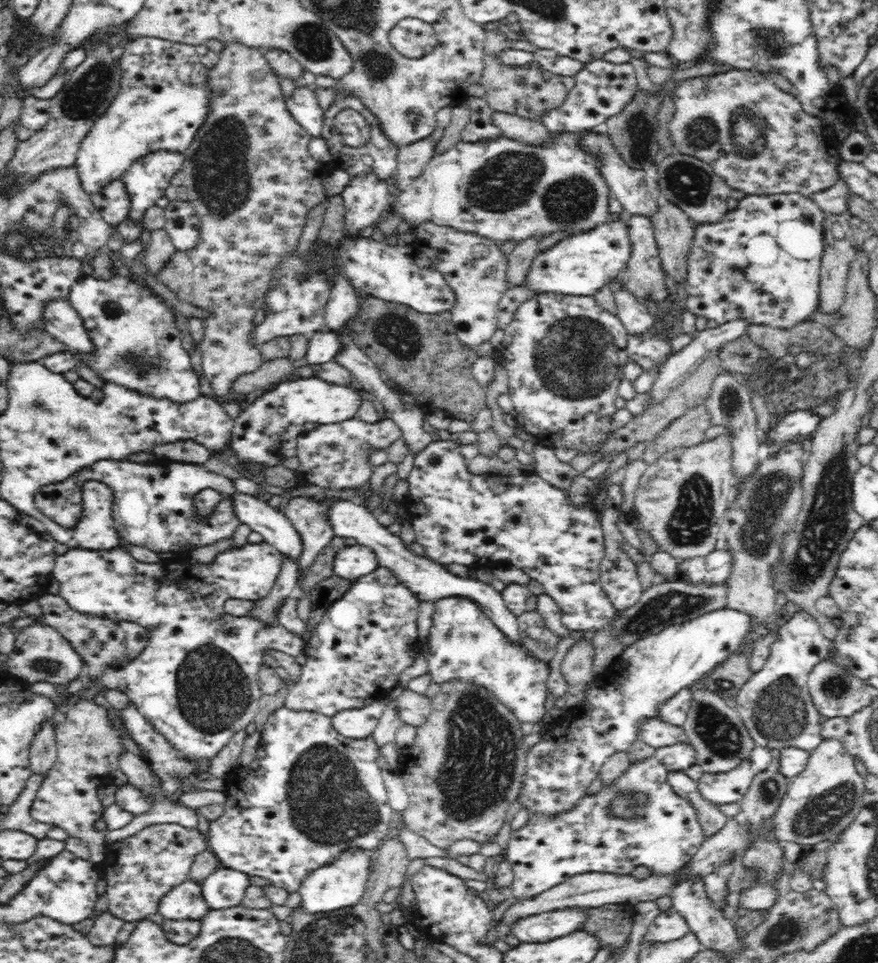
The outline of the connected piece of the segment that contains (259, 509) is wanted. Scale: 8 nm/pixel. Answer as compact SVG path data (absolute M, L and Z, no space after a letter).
M236 493L228 496L234 505L234 513L242 524L263 536L263 541L271 544L286 558L298 561L302 554L302 539L290 519L278 508L273 508L258 496Z

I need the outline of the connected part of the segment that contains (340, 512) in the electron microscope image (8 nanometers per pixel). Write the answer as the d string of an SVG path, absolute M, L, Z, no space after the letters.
M332 499L332 502L328 502L328 519L332 523L334 536L344 539L355 538L358 544L369 546L375 552L379 566L389 568L394 573L394 576L404 586L407 586L420 602L424 602L424 600L437 601L441 598L452 596L461 596L462 598L473 600L500 631L510 637L514 643L524 647L519 635L517 616L508 610L501 592L498 592L492 585L478 579L458 576L448 571L440 563L429 559L427 555L419 556L412 553L399 535L390 533L385 526L380 525L377 520L377 513L368 510L364 504L357 505L352 501L334 501Z

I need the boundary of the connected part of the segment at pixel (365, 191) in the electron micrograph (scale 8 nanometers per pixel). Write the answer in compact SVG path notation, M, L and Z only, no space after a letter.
M374 174L352 176L349 186L340 194L344 199L346 239L358 239L366 227L377 224L392 204L394 195L384 180Z

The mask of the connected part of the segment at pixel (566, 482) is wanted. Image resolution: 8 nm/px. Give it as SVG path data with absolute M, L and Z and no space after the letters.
M536 444L533 456L531 468L554 488L568 490L572 480L579 474L569 463L566 464L556 458L554 447Z

